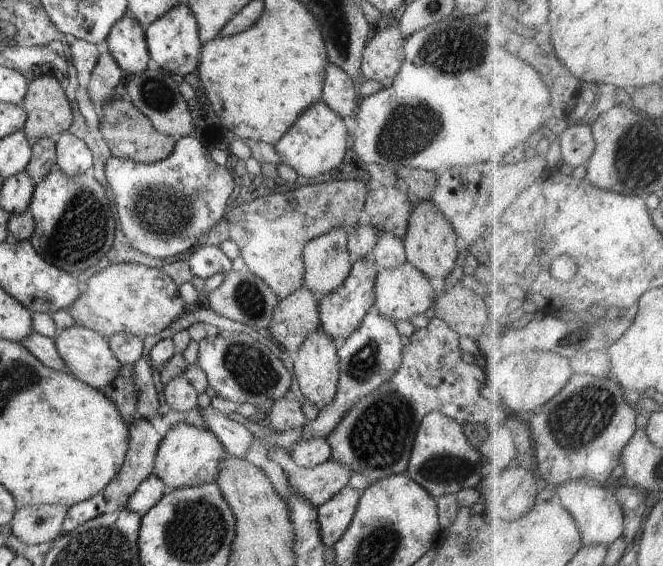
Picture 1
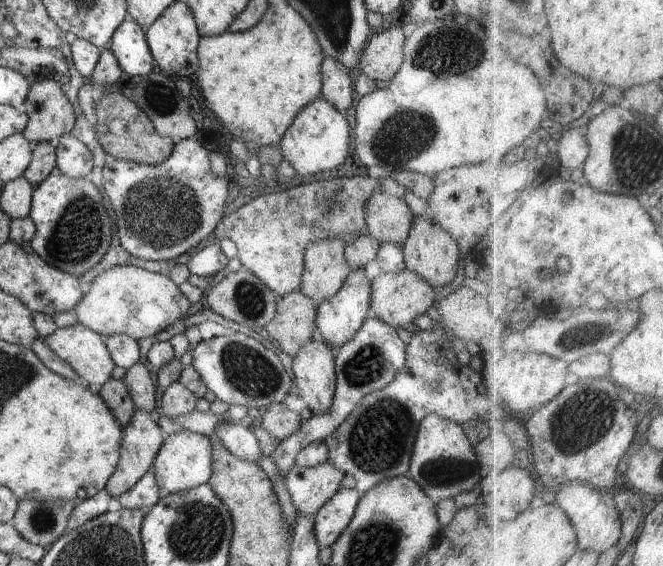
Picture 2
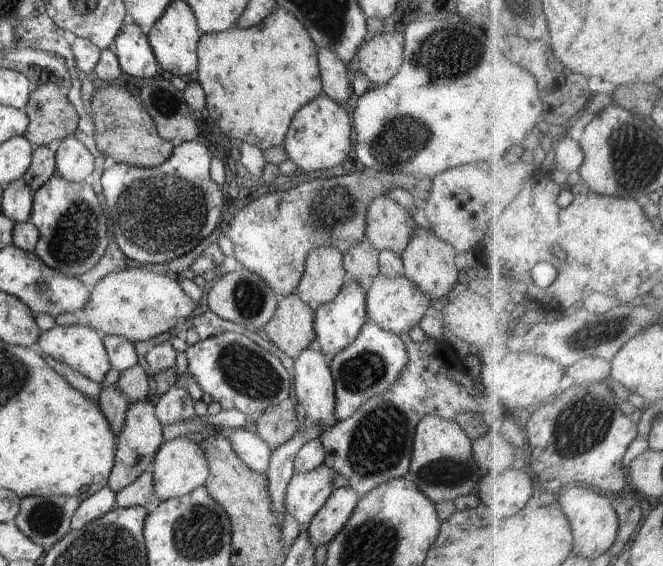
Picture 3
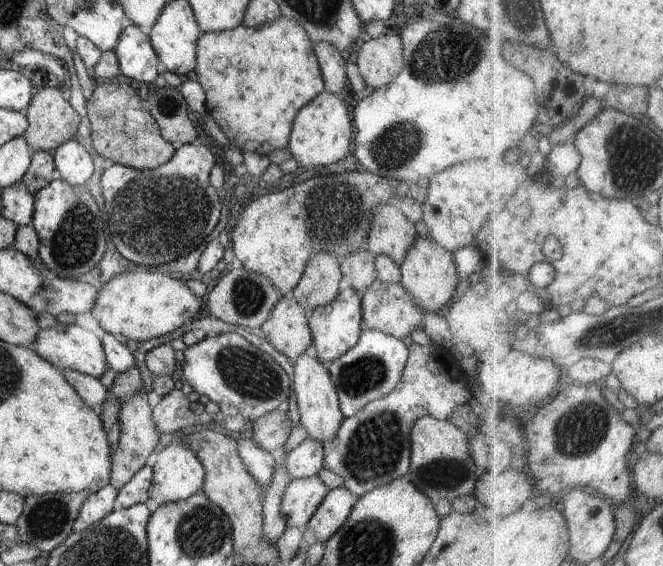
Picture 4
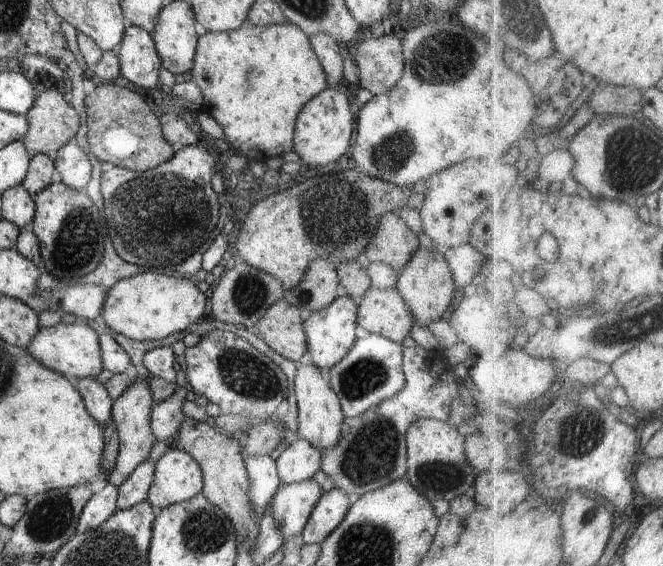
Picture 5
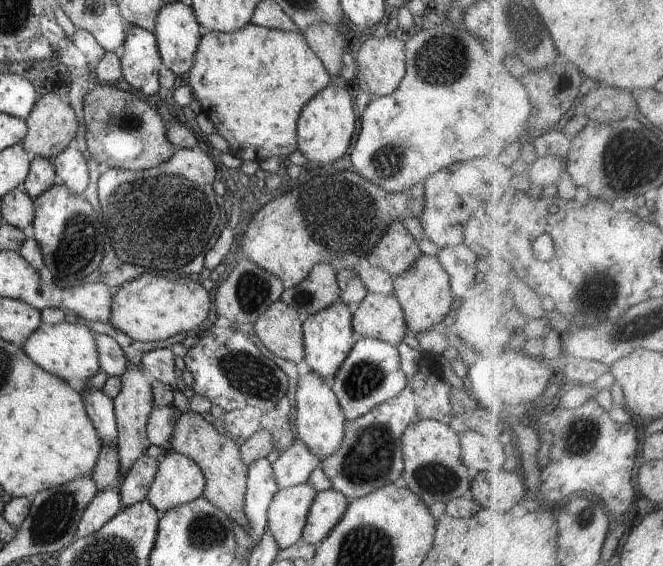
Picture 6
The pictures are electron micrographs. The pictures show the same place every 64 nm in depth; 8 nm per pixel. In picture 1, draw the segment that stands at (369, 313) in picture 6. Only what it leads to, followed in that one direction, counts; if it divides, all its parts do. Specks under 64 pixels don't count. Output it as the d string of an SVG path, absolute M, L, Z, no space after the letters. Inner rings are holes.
M406 261L398 268L379 269L374 281L375 304L373 309L392 321L410 320L426 312L438 299L430 285L430 278Z

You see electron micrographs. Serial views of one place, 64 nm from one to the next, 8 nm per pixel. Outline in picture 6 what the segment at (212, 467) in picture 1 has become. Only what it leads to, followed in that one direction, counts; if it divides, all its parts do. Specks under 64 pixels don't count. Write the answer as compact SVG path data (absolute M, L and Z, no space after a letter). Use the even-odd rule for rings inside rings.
M171 450L159 462L146 499L163 514L170 508L188 504L203 496L206 486L198 464L188 456Z

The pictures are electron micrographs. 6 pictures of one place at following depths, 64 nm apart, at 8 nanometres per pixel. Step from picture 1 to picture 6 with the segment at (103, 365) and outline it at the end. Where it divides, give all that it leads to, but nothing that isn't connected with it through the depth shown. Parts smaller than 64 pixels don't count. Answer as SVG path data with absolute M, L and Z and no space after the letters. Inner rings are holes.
M64 321L54 326L42 323L28 338L23 350L34 364L46 369L50 374L68 383L87 382L101 370L94 335L95 333L83 321L75 324Z

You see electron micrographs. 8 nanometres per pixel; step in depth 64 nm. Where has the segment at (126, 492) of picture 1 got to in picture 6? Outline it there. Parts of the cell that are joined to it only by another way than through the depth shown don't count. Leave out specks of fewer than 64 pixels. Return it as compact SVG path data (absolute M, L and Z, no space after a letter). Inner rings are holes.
M129 364L128 370L120 376L120 380L122 380L122 390L117 397L112 399L112 402L116 426L118 426L118 472L120 472L122 479L126 472L130 472L134 462L144 455L151 445L148 434L146 434L146 425L154 404L151 378L142 368Z

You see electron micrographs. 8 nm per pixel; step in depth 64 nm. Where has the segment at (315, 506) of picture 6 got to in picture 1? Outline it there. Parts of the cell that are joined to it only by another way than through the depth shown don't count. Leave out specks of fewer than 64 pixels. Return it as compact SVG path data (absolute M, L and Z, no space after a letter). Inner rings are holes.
M346 485L316 509L320 536L327 548L334 546L344 536L352 522L360 495L361 490Z

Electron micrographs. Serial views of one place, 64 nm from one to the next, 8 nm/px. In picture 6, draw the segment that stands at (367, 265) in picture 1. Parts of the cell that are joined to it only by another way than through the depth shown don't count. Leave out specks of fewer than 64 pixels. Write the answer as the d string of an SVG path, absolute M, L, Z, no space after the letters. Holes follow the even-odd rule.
M342 300L330 305L328 308L309 316L301 323L303 332L303 342L305 348L305 360L311 372L316 372L318 376L330 383L338 368L342 366L343 360L346 360L353 344L352 339L354 328L352 328L352 315L348 304Z

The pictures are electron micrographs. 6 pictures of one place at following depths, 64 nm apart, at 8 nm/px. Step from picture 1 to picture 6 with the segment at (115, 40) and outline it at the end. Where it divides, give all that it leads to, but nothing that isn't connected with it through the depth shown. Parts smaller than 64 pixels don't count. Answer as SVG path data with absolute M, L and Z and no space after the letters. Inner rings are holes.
M130 25L119 55L122 78L125 78L134 90L149 97L160 90L157 72L163 62L153 32Z

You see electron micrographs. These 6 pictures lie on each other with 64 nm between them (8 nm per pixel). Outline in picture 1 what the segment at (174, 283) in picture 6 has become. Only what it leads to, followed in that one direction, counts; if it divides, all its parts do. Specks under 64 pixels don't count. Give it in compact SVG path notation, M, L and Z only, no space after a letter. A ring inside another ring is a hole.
M111 264L91 276L82 287L80 296L70 304L68 312L76 325L89 328L105 338L124 332L142 339L158 334L186 309L172 278L163 269L142 264Z

